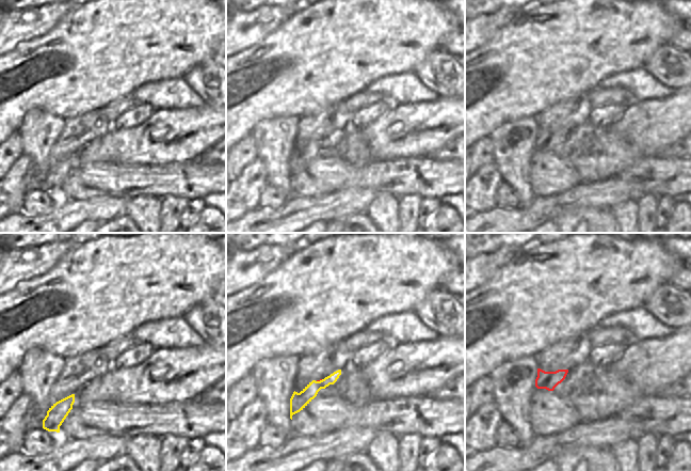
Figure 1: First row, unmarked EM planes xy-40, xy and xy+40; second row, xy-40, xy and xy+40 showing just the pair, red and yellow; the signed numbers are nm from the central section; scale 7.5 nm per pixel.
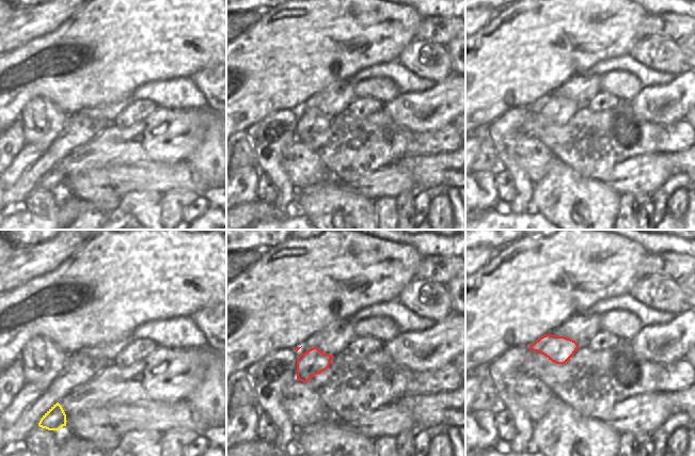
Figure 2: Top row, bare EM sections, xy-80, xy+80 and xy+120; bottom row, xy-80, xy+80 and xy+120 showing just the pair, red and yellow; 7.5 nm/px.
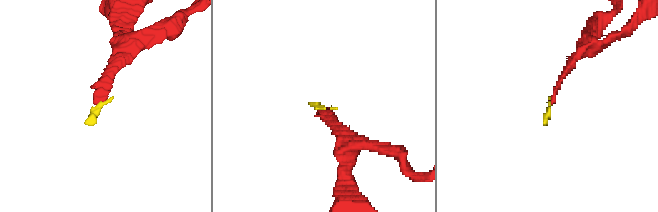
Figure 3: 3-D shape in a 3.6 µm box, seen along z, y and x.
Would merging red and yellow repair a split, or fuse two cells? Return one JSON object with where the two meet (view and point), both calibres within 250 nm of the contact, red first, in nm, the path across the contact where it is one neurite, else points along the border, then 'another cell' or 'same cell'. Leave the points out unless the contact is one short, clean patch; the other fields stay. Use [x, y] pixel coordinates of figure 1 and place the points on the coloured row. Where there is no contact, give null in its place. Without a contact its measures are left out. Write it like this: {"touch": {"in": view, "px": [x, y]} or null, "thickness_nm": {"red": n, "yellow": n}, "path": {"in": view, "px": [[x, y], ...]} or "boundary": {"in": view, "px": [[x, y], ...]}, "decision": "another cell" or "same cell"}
{"touch": {"in": "xy", "px": [319, 380]}, "thickness_nm": {"red": 20, "yellow": 120}, "path": {"in": "xy", "px": [[320, 379], [319, 380], [299, 401]]}, "decision": "same cell"}

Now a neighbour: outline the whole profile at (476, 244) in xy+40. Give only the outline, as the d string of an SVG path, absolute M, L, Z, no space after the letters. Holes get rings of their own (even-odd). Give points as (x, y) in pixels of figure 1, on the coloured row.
M465 233L465 261L504 246L521 248L537 241L540 233Z

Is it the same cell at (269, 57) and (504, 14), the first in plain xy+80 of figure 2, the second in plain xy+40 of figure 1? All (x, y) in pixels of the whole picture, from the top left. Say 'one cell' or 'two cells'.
two cells

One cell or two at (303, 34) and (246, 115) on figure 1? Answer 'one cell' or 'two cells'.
one cell

